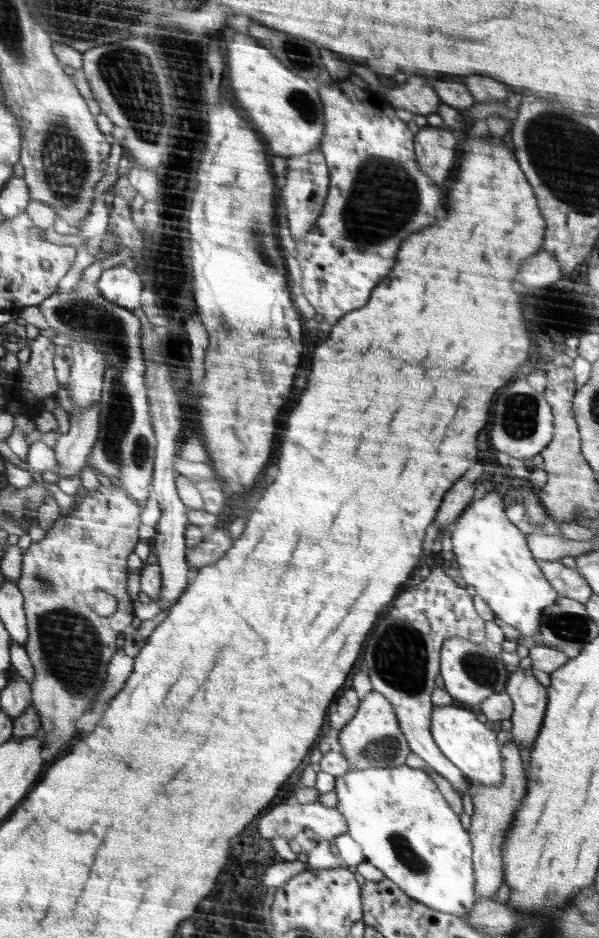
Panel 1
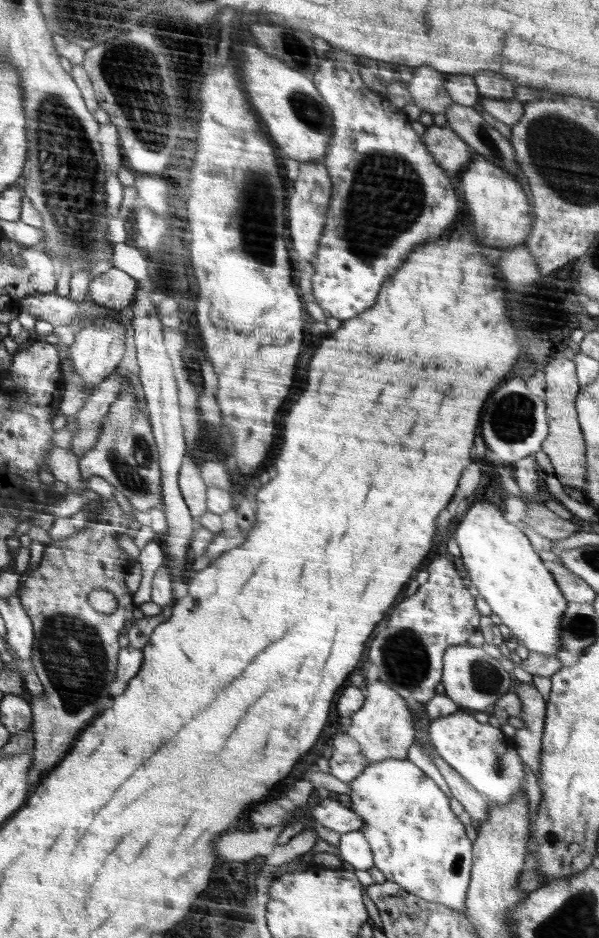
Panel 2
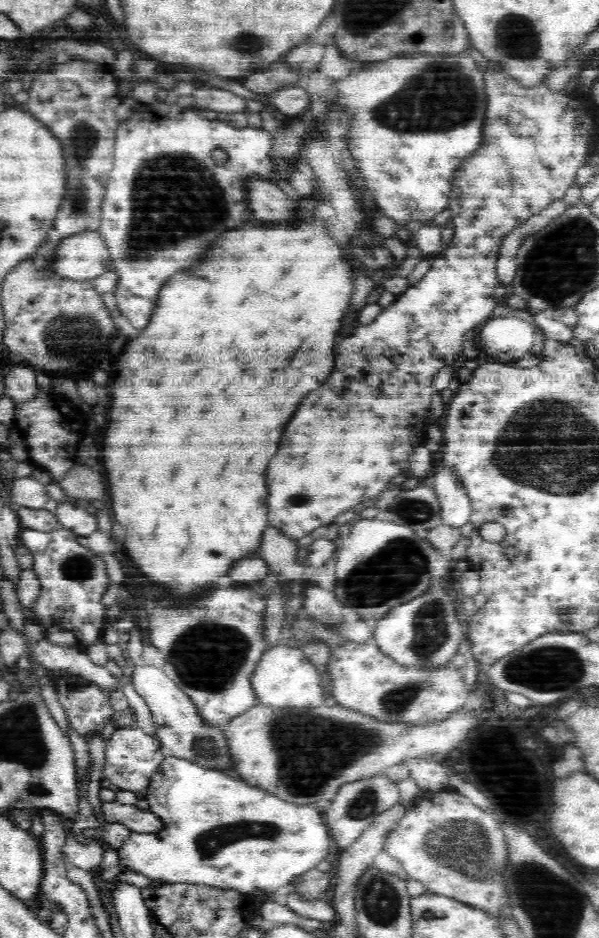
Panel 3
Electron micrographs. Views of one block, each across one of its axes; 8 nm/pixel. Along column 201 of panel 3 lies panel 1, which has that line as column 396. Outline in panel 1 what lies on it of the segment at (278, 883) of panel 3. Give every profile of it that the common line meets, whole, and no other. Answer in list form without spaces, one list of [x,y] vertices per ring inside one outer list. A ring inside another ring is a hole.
[[[409,766],[354,769],[346,772],[344,776],[335,777],[334,791],[336,791],[336,796],[338,797],[336,808],[342,813],[342,816],[346,819],[346,825],[348,825],[347,833],[360,844],[367,861],[376,866],[378,870],[381,870],[386,878],[397,883],[410,897],[418,899],[418,902],[423,902],[426,906],[434,907],[436,910],[446,911],[459,917],[464,917],[470,913],[470,910],[473,910],[477,898],[474,898],[474,874],[472,874],[473,842],[470,842],[471,836],[468,836],[468,832],[464,830],[464,826],[460,823],[459,814],[453,810],[453,807],[448,806],[449,801],[441,793],[441,789],[437,786],[437,783],[433,781],[433,778],[430,778],[430,775],[426,771]]]

